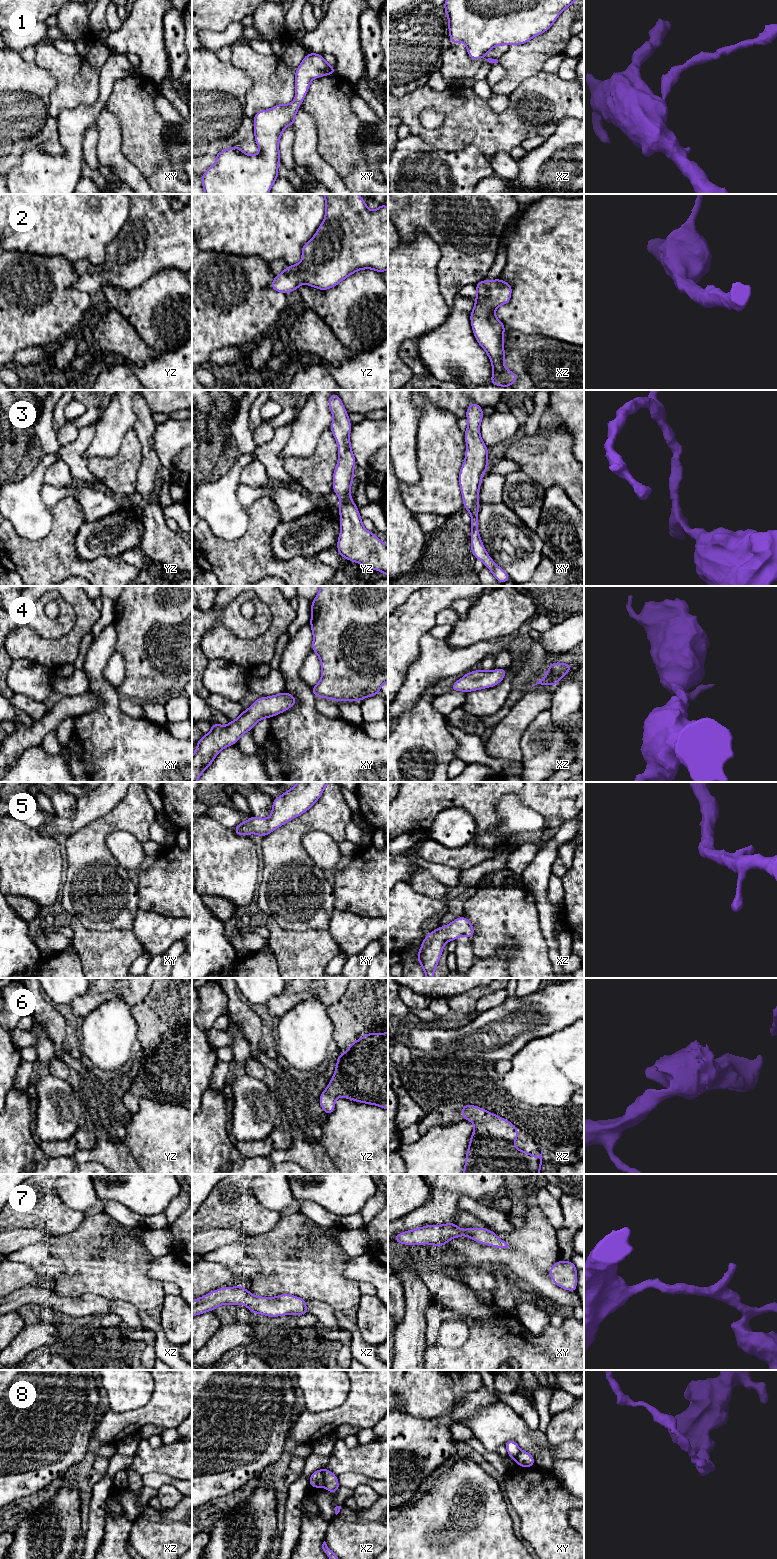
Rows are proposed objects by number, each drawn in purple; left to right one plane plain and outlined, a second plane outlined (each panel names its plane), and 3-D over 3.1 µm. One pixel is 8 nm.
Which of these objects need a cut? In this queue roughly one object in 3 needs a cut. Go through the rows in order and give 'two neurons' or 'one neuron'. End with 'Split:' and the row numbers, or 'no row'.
1: one neuron
2: one neuron
3: one neuron
4: one neuron
5: one neuron
6: one neuron
7: one neuron
8: two neurons
Split: 8

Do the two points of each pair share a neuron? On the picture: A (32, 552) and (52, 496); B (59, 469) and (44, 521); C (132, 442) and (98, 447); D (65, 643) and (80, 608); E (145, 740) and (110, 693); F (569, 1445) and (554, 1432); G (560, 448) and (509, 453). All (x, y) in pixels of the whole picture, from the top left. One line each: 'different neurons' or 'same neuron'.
A: different neurons
B: different neurons
C: different neurons
D: same neuron
E: same neuron
F: different neurons
G: same neuron

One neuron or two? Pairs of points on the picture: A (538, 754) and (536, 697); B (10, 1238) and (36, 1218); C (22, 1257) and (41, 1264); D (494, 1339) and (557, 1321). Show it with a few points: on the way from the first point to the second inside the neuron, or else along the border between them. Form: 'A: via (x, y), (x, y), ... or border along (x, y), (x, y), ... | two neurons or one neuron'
A: border along (549, 709), (541, 711), (523, 734) | two neurons
B: border along (46, 1229), (13, 1228), (10, 1230) | two neurons
C: via (27, 1257), (34, 1257), (36, 1259) | one neuron
D: border along (564, 1319), (557, 1327), (549, 1323) | two neurons

